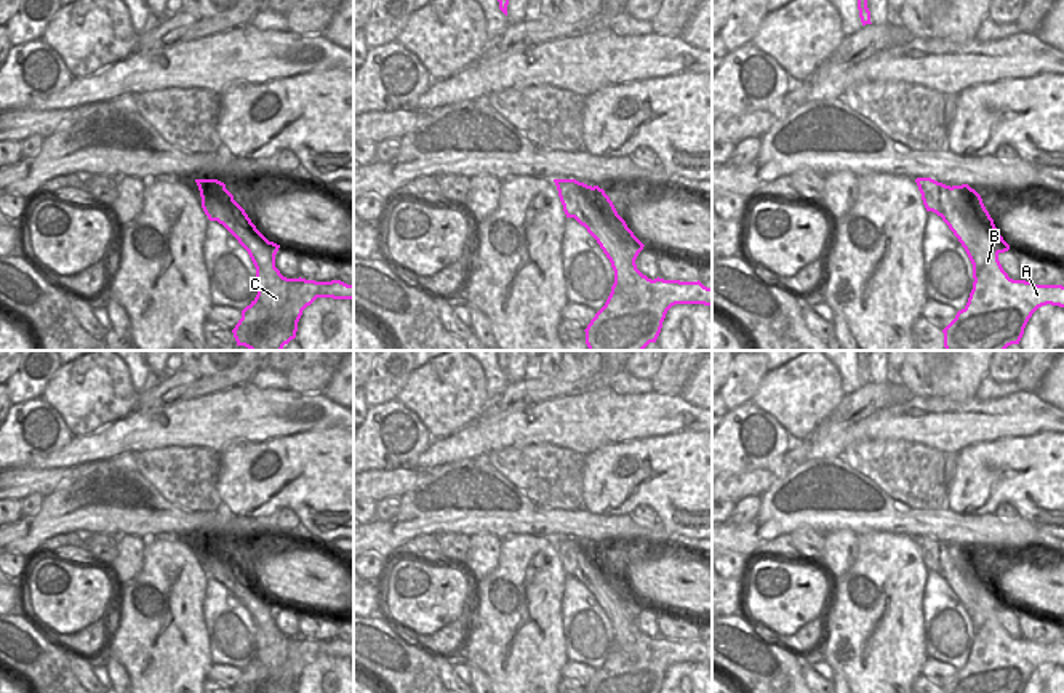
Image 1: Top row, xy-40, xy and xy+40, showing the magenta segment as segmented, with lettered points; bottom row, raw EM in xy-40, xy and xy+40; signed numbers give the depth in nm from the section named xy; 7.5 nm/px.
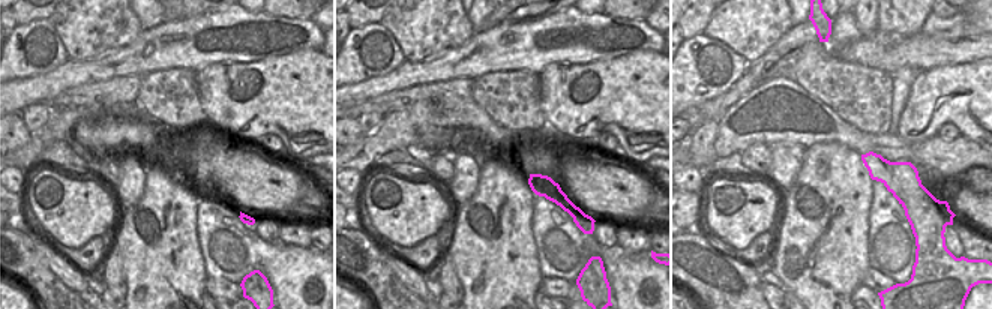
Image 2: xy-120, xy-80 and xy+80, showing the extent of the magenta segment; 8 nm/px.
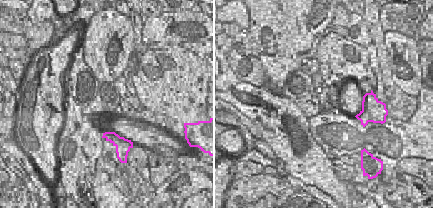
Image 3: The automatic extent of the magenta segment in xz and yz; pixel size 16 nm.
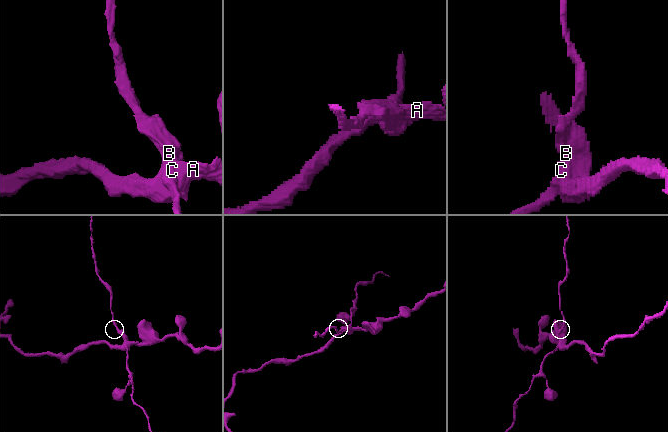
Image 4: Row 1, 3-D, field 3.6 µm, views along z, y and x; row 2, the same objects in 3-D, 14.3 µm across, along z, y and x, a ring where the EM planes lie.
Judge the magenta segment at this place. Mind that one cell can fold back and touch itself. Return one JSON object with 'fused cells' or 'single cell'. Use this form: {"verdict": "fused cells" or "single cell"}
{"verdict": "fused cells"}

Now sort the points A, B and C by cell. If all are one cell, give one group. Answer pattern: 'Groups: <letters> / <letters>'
Groups: A B / C.

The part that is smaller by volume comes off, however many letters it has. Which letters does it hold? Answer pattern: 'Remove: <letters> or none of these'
Remove: C.

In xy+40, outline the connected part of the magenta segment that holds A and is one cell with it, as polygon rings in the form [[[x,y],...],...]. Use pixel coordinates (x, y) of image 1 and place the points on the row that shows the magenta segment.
[[[968,184],[952,186],[950,197],[963,216],[958,232],[974,237],[984,264],[973,264],[973,290],[966,306],[942,330],[946,351],[1005,351],[1019,344],[1032,314],[1046,304],[1064,307],[1062,285],[1013,280],[998,254],[1010,245],[998,234],[981,195]]]

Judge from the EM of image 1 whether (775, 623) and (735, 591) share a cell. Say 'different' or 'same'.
different

